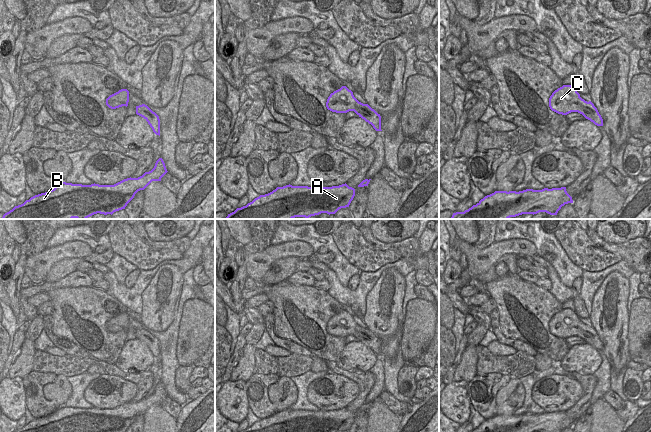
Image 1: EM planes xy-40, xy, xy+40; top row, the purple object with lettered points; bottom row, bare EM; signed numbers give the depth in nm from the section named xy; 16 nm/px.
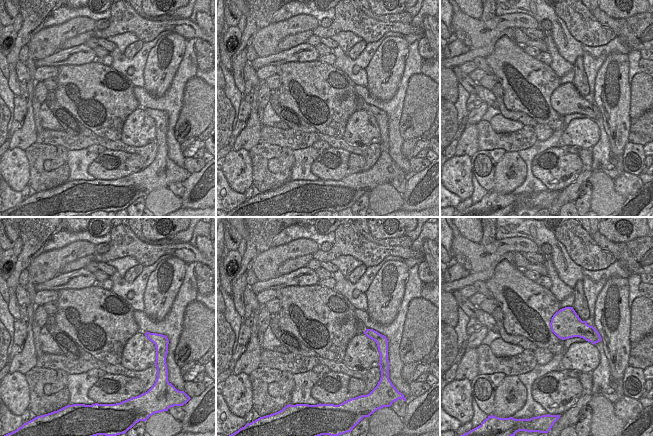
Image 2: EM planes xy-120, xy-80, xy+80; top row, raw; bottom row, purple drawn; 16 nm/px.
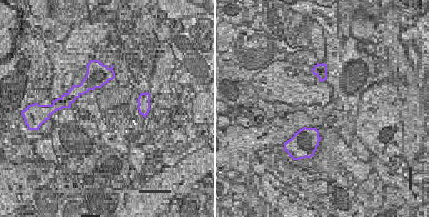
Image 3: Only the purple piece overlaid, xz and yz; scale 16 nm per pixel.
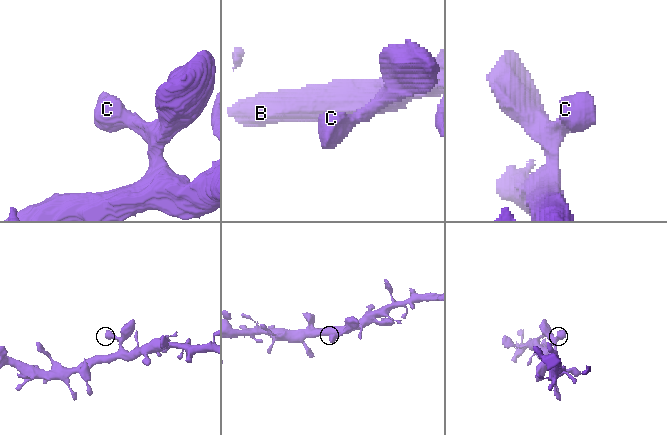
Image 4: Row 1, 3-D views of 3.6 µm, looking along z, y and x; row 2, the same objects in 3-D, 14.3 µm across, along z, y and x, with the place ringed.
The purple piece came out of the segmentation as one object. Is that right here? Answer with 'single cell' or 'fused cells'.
single cell

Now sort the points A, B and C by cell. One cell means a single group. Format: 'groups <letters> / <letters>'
groups A B C

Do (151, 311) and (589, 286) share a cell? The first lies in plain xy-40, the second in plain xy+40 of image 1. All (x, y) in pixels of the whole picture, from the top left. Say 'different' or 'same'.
different

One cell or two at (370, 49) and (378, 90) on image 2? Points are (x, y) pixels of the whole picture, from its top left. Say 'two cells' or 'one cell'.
two cells

